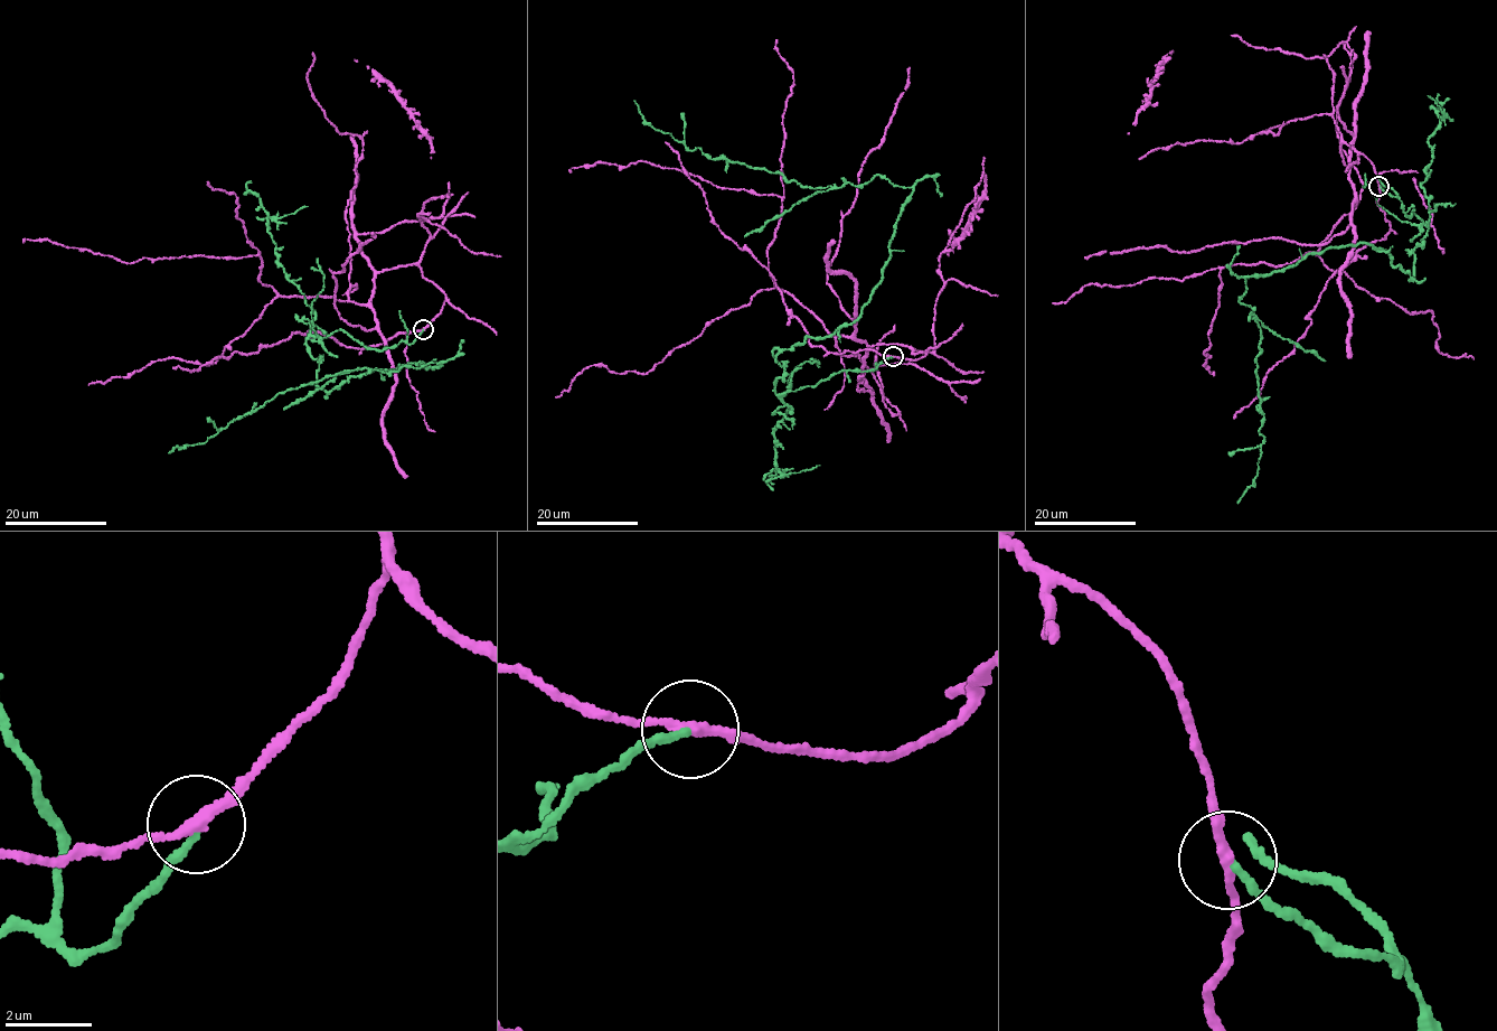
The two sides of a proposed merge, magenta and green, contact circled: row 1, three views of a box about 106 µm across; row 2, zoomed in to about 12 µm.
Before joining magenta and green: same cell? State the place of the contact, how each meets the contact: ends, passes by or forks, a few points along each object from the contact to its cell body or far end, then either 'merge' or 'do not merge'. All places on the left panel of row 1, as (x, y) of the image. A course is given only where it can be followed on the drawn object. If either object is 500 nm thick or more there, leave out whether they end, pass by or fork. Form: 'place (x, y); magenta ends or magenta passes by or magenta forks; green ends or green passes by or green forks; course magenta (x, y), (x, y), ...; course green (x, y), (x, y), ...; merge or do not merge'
place (423, 329); magenta passes by; green ends; course magenta (423, 328), (445, 299), (416, 265), (378, 271), (360, 305), (280, 294), (259, 253), (121, 262), (24, 240); course green (423, 329), (376, 352), (341, 329), (306, 340), (327, 392), (377, 369), (441, 363), (328, 375), (168, 452); do not merge

